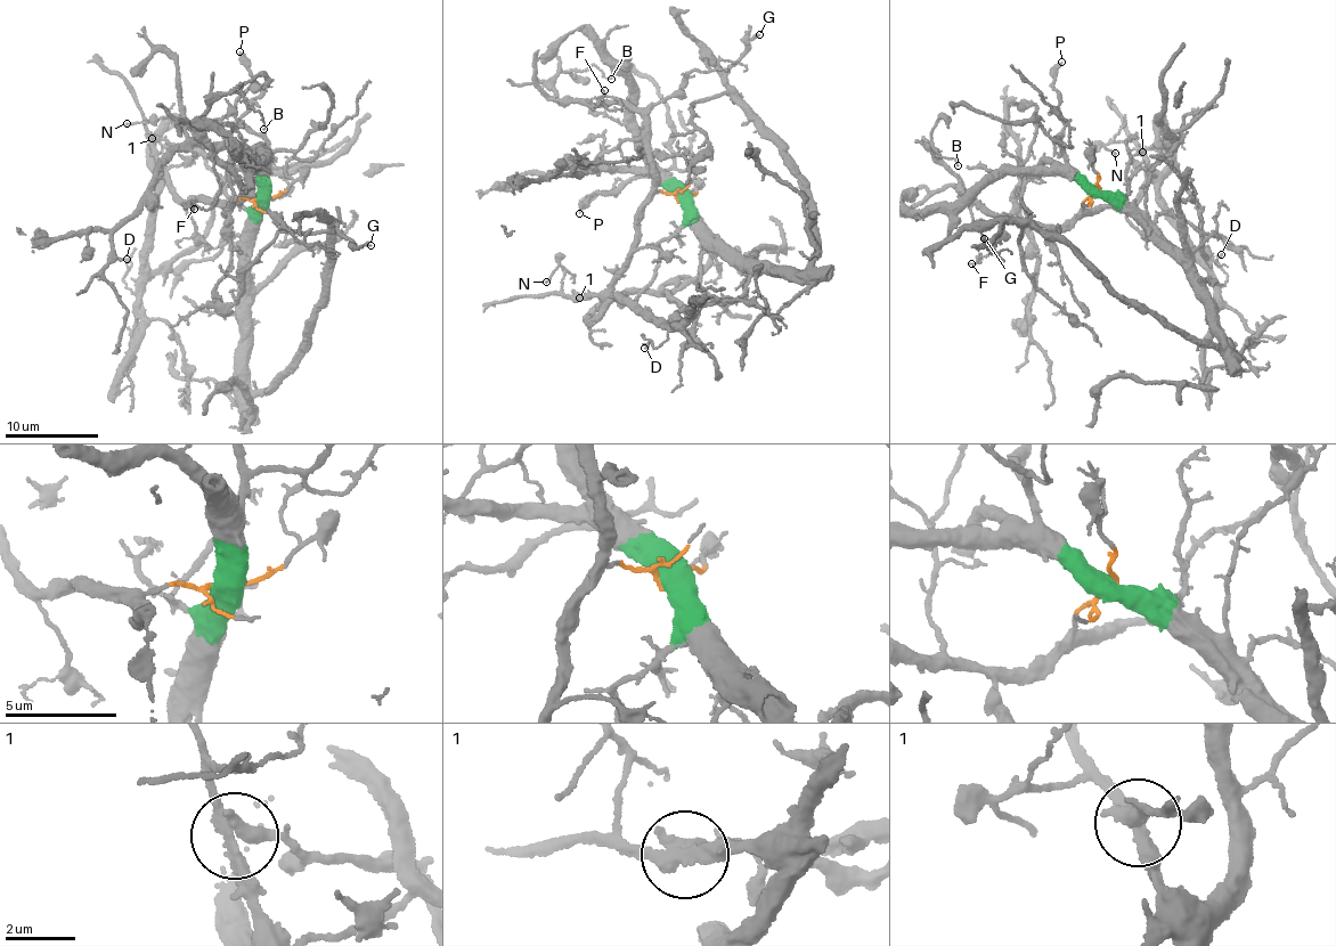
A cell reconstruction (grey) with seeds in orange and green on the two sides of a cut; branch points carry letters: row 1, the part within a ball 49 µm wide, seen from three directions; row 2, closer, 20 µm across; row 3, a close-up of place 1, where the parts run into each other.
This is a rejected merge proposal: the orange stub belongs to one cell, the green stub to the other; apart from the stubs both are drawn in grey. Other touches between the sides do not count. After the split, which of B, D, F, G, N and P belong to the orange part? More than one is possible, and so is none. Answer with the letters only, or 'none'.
B, D, F, N

